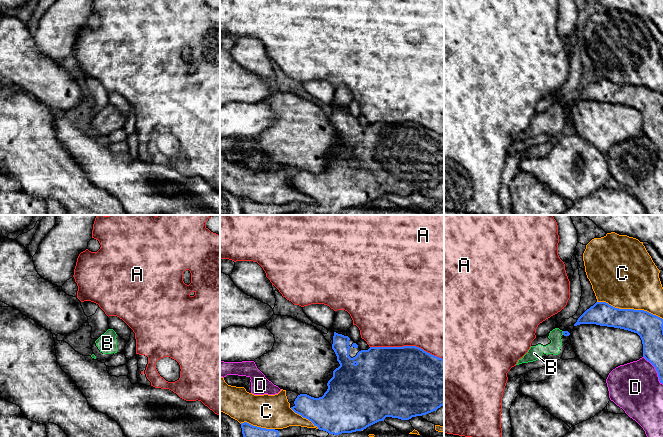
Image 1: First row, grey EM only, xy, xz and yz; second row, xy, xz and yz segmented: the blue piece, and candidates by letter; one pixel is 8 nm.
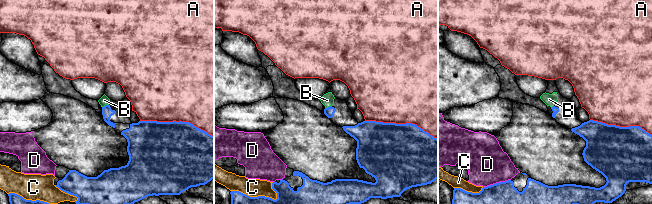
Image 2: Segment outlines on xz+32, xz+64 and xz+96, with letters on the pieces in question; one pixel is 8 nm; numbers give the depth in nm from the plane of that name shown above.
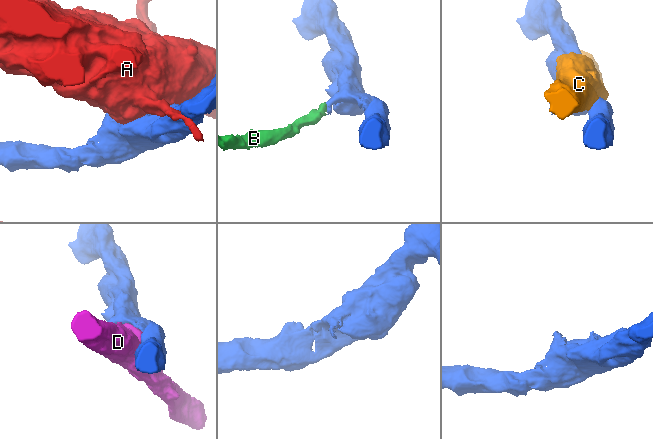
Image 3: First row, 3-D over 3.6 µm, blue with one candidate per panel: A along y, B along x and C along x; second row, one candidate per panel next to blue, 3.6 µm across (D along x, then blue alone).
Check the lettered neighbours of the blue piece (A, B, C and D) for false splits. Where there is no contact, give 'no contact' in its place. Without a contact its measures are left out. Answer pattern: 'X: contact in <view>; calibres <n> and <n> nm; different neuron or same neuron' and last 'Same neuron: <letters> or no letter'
A: contact in xz; calibres 500 and 500 nm; different neuron
B: contact in yz; calibres 50 and 100 nm; same neuron
C: contact in yz; calibres 220 and 500 nm; different neuron
D: contact in yz; calibres 170 and 400 nm; different neuron
Same neuron: B

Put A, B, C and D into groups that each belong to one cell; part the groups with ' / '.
A / B / C / D

